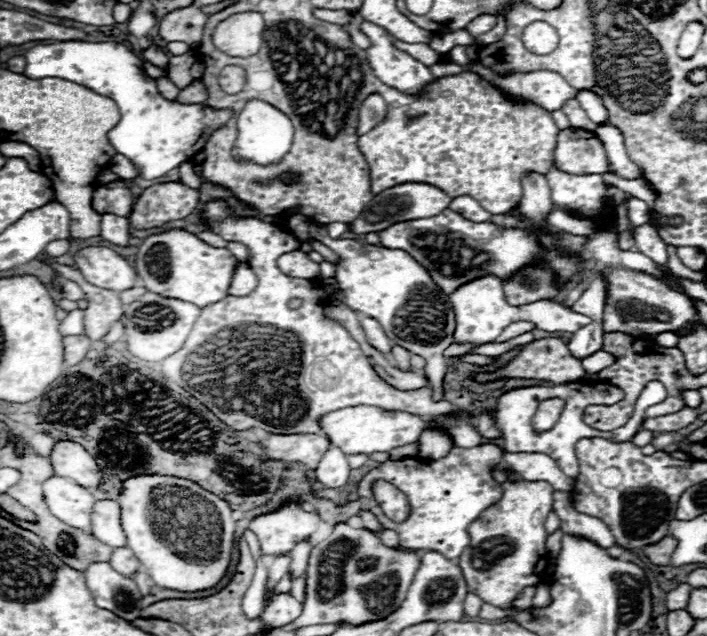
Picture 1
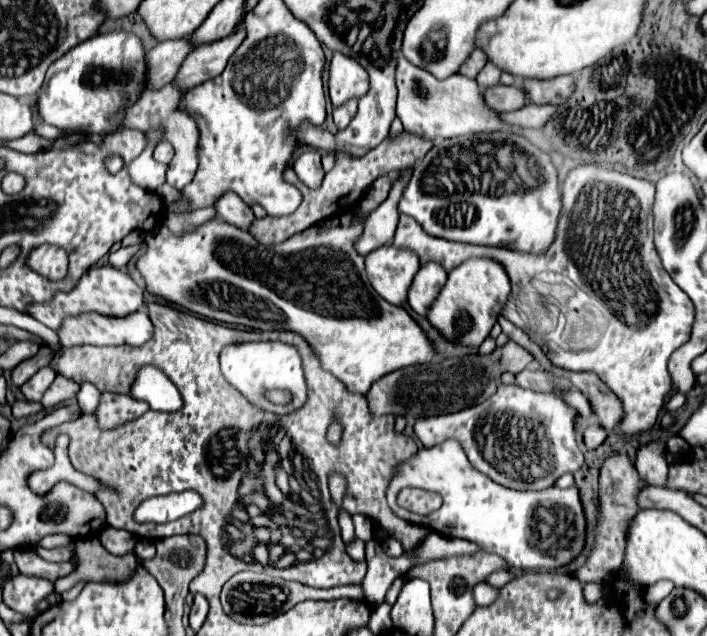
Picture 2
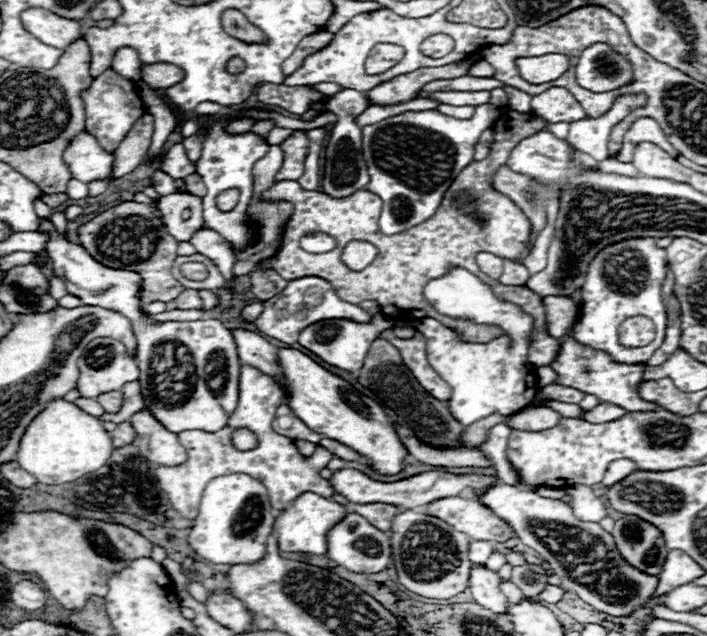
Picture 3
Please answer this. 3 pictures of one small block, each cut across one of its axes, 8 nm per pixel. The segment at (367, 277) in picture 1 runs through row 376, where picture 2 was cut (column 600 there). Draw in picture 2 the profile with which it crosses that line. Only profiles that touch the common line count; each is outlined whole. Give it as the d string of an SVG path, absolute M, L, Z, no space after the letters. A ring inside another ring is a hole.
M592 424L584 430L584 442L586 442L588 450L598 448L604 440L606 440L606 430L600 424Z

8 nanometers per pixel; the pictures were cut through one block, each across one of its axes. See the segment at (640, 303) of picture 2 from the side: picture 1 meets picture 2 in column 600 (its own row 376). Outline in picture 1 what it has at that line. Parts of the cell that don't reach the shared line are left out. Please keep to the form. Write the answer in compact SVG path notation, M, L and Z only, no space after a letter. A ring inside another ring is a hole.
M210 200L202 208L200 222L214 234L220 234L228 242L240 242L248 248L248 260L252 264L252 270L256 272L258 286L248 296L228 295L216 304L208 304L202 308L200 318L196 320L186 344L182 350L178 350L174 356L170 356L164 362L164 376L174 380L178 386L182 386L186 392L190 392L194 398L198 398L204 406L208 406L224 424L232 426L234 430L248 430L248 428L262 428L272 434L322 434L320 428L320 416L348 408L348 406L380 406L384 410L402 410L410 414L420 416L438 416L438 414L450 414L454 412L454 406L448 400L434 402L434 390L430 386L424 386L420 390L398 390L390 386L386 380L382 380L368 356L360 350L358 342L350 336L350 332L336 320L328 318L324 314L324 308L328 304L328 290L320 280L304 280L304 278L292 278L280 272L278 268L278 256L286 252L300 250L300 240L280 226L268 224L264 220L258 220L254 216L244 218L232 218L230 216L230 204L226 200ZM288 296L300 298L302 306L292 310L288 306ZM244 322L260 324L260 326L276 326L276 328L236 328ZM328 360L330 362L330 382L318 384L312 380L314 362Z

